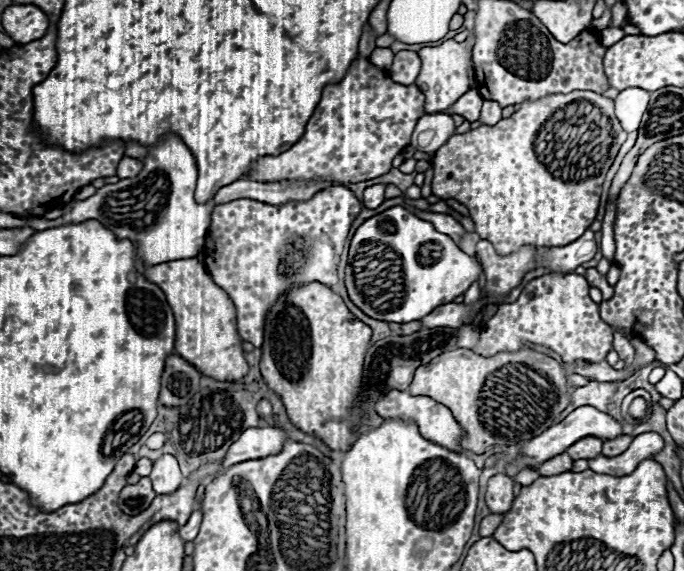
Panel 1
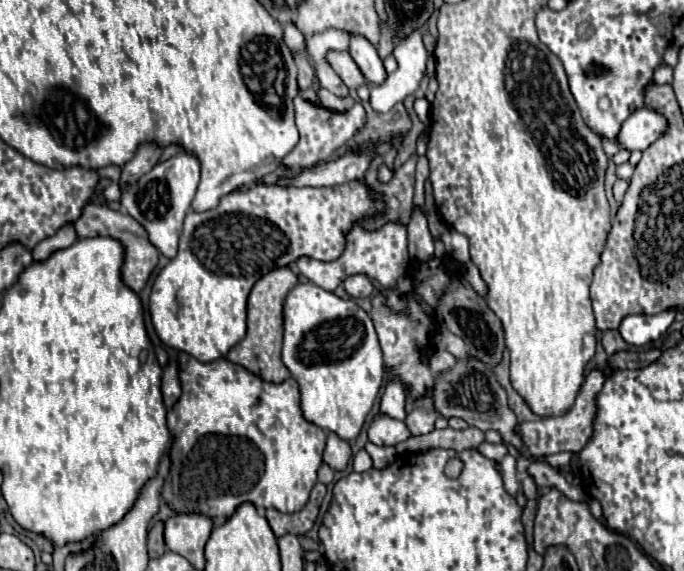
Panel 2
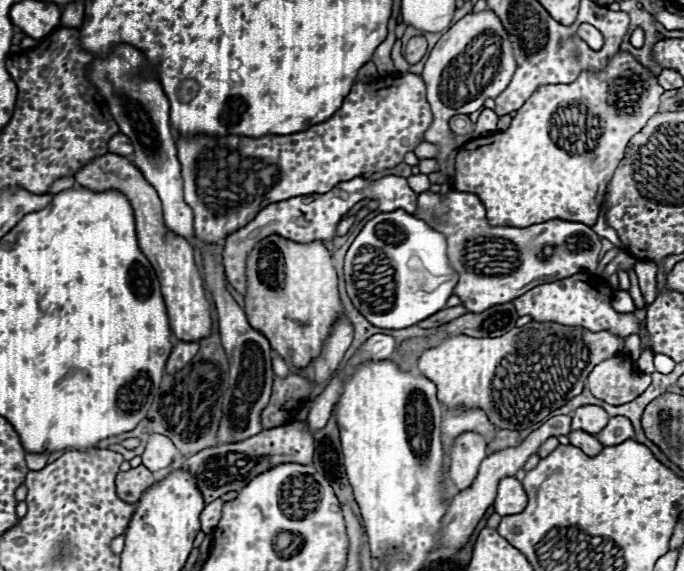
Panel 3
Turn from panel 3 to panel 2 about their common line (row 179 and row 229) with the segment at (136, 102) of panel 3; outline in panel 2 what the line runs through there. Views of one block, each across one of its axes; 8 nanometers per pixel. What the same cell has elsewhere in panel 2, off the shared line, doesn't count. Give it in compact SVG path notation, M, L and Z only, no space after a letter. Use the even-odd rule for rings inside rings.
M180 152L180 154L172 156L170 160L156 164L152 168L152 172L144 174L136 184L122 190L122 198L120 198L122 208L146 228L148 240L166 258L176 256L182 222L186 216L186 208L190 208L192 198L196 194L198 178L200 178L200 166L198 166L196 156L192 156L188 152Z

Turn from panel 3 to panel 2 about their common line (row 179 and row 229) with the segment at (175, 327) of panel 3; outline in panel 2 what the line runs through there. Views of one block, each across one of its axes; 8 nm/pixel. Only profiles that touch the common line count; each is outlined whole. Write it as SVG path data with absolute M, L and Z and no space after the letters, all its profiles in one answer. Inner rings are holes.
M88 204L88 208L84 208L80 220L76 220L74 228L76 228L78 238L110 236L110 238L118 240L124 246L124 264L122 264L122 280L124 280L124 284L132 292L140 292L146 286L146 282L150 278L150 272L158 264L158 250L150 244L150 240L146 236L146 230L136 220L132 220L132 216L128 216L126 212L120 212L120 210L106 208L102 204Z

